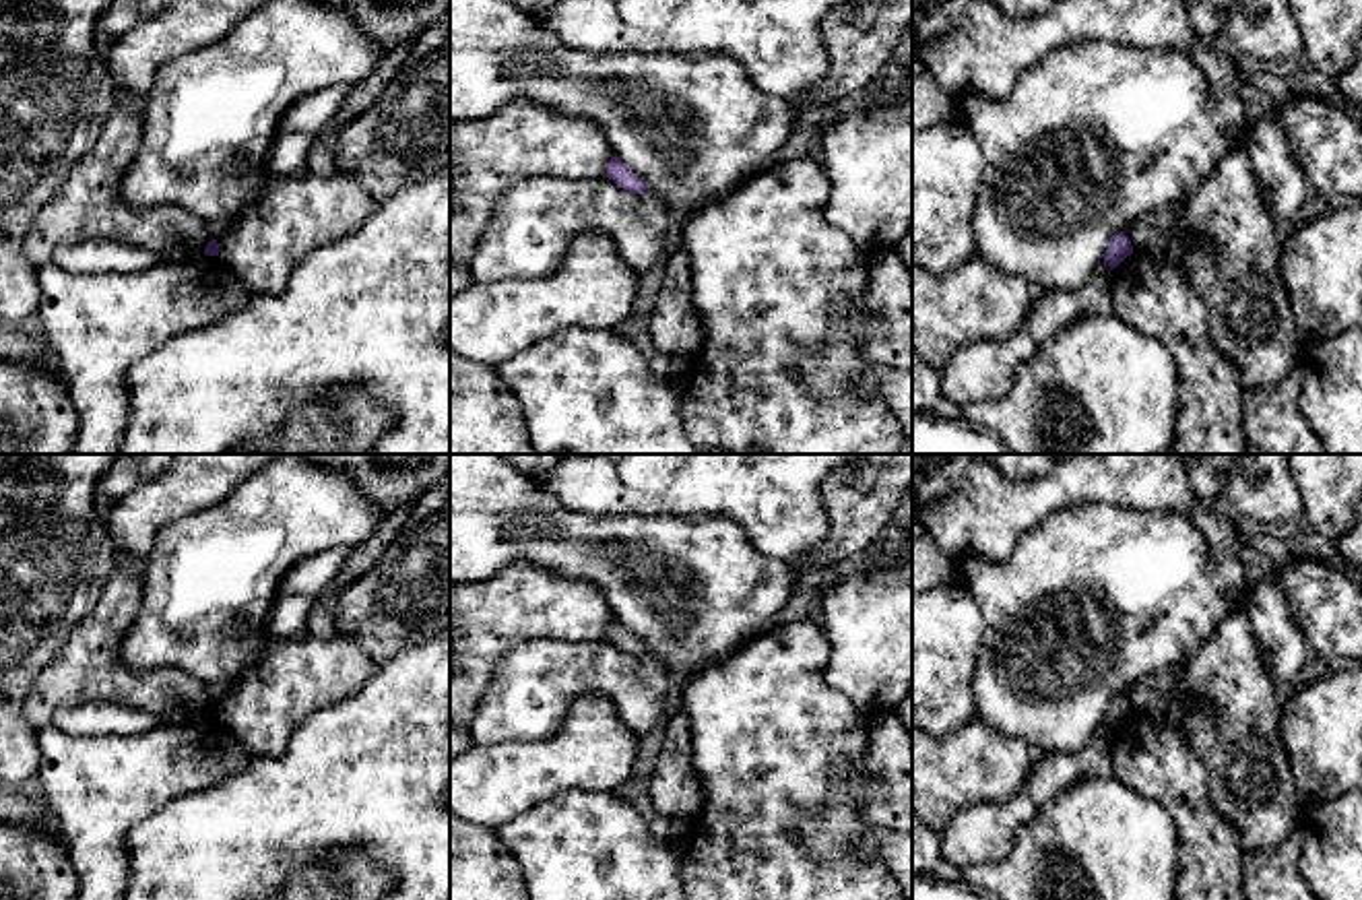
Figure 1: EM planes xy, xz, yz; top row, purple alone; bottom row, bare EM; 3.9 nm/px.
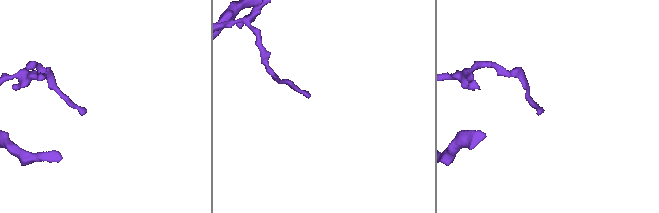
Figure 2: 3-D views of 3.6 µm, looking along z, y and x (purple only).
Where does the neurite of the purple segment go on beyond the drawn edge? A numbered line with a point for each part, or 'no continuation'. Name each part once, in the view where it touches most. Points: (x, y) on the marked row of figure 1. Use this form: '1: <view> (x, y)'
no continuation

